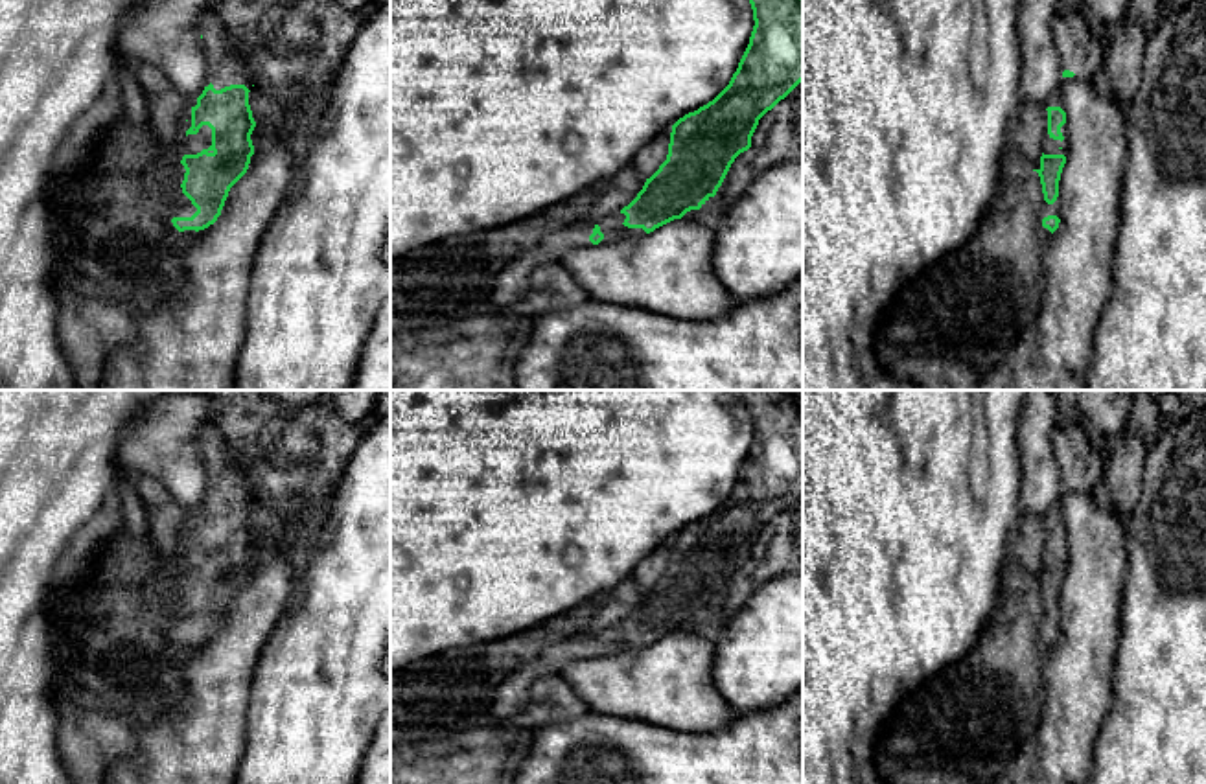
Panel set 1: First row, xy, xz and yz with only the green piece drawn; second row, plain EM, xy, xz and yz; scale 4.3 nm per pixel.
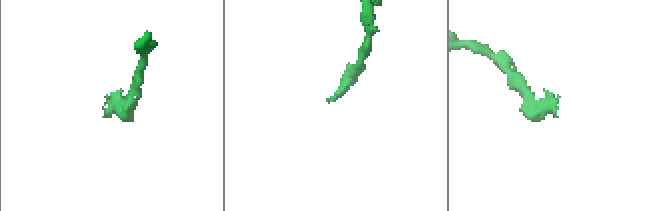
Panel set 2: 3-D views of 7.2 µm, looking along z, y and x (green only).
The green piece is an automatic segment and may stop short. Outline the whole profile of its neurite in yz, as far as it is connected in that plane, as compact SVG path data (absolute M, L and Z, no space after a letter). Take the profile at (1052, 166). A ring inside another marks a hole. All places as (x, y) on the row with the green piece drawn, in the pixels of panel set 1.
M1055 90L1046 101L1046 134L1042 156L1033 164L1038 173L1044 202L1038 215L1042 236L1048 239L1061 223L1059 180L1068 155L1066 112L1062 109L1062 92Z

